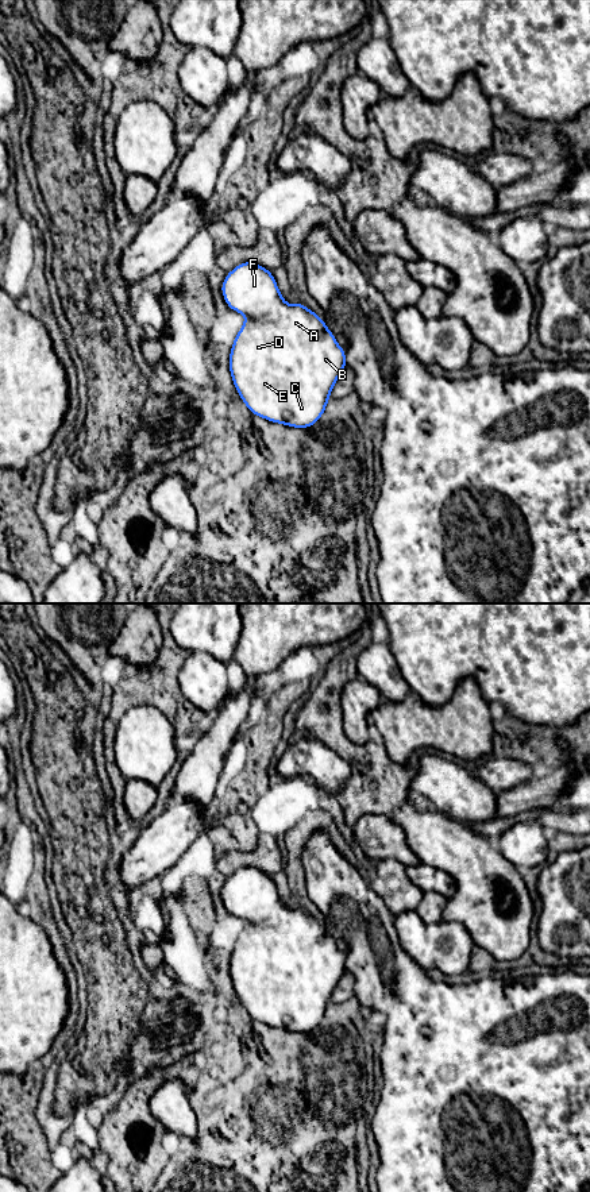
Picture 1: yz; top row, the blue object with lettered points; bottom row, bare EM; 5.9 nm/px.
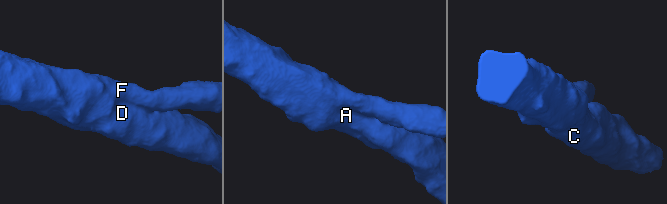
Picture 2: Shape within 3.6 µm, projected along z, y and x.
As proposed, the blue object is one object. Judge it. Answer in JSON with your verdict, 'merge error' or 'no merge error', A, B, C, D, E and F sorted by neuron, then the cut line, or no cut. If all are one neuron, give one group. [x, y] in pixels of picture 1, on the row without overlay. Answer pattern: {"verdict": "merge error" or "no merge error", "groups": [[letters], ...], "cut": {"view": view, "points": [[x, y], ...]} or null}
{"verdict": "no merge error", "groups": [["A", "B", "C", "D", "E", "F"]], "cut": null}

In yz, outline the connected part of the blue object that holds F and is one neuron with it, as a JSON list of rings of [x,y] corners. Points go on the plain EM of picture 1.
[[[254,867],[240,868],[227,877],[221,898],[230,914],[246,922],[231,952],[228,965],[231,981],[242,1006],[251,1018],[271,1027],[294,1033],[312,1031],[324,1018],[332,992],[346,972],[344,954],[338,949],[333,938],[324,925],[302,909],[289,910],[282,903],[271,876]]]

